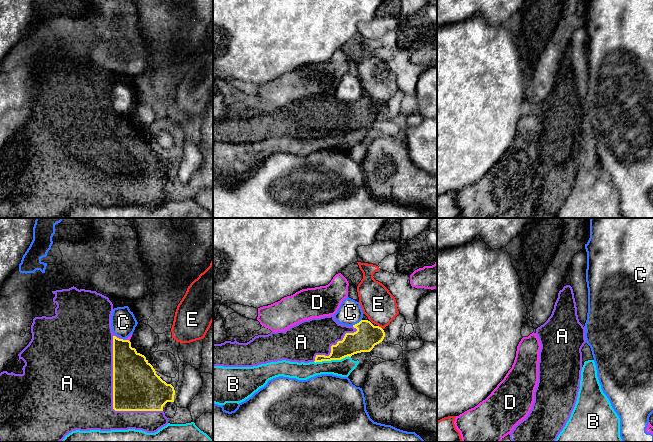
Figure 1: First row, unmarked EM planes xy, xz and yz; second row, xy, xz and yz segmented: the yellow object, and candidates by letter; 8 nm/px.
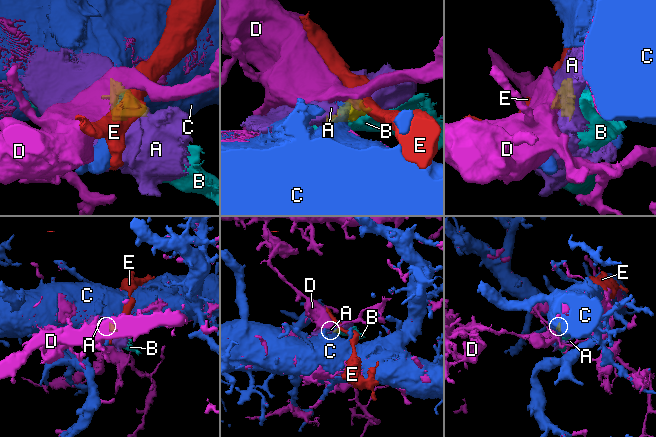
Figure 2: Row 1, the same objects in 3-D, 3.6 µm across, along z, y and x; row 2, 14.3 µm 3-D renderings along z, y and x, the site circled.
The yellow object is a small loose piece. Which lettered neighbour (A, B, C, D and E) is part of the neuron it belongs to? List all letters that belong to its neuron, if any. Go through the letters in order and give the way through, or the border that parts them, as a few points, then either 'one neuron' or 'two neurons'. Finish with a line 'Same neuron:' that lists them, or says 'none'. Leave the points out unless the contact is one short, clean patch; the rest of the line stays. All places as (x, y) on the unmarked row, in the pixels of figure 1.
A: one neuron
B: two neurons
C: two neurons
D: border xy (114, 111), (120, 115); two neurons
E: border xz (378, 101), (382, 105); two neurons
Same neuron: A

